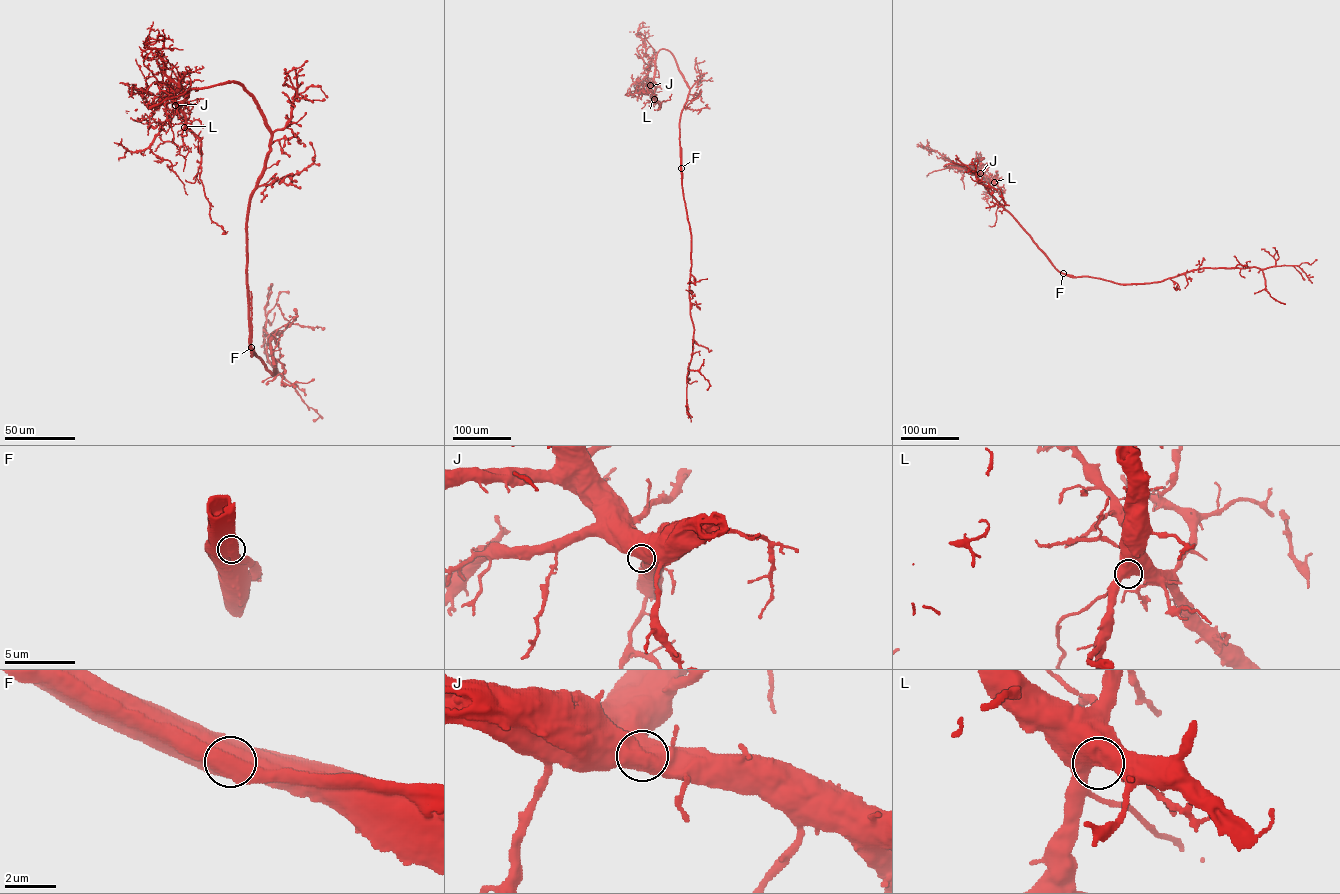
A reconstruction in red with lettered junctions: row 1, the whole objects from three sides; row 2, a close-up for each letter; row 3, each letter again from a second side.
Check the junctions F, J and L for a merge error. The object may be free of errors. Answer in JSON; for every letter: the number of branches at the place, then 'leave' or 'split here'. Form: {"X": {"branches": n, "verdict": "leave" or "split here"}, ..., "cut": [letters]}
{"F": {"branches": 1, "verdict": "split here"}, "J": {"branches": 1, "verdict": "leave"}, "L": {"branches": 2, "verdict": "leave"}, "cut": ["F"]}

